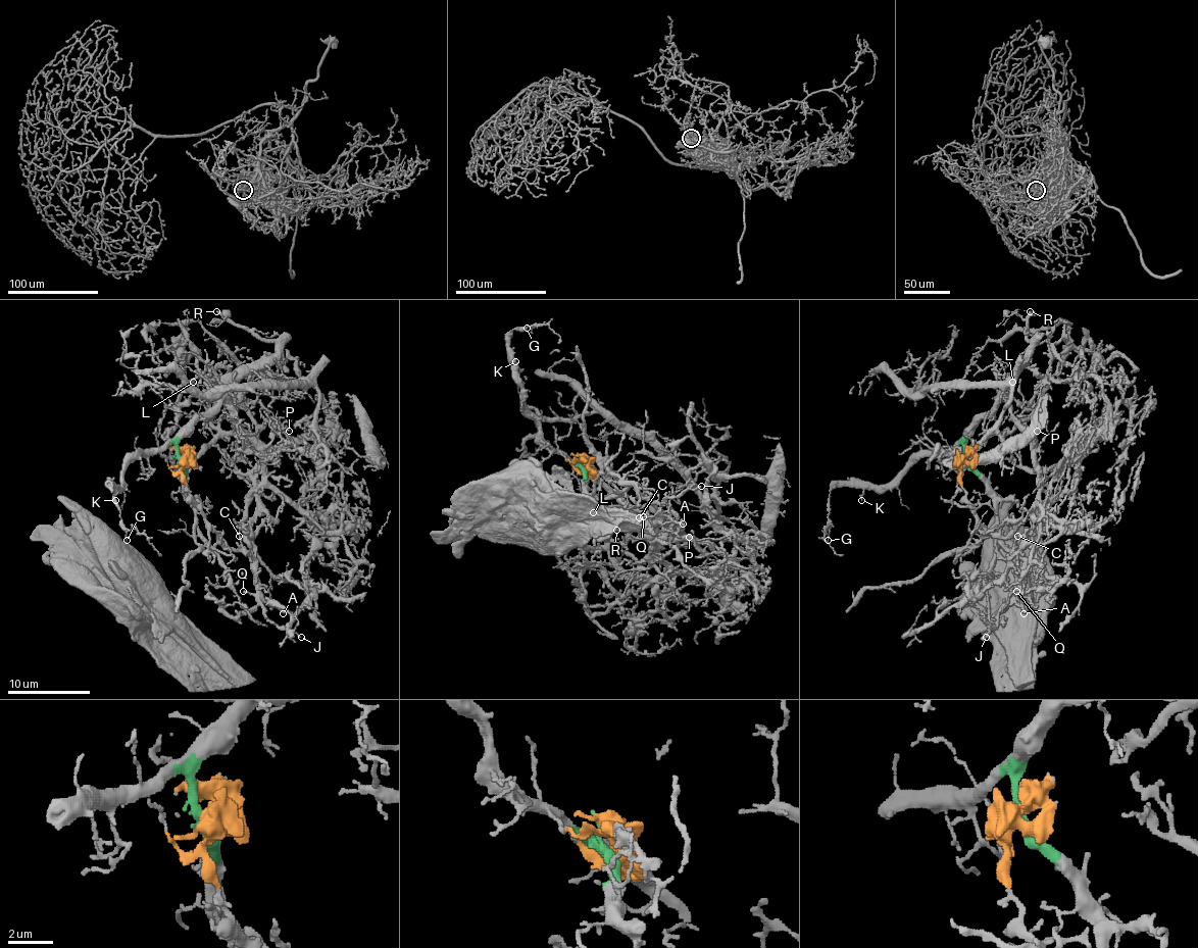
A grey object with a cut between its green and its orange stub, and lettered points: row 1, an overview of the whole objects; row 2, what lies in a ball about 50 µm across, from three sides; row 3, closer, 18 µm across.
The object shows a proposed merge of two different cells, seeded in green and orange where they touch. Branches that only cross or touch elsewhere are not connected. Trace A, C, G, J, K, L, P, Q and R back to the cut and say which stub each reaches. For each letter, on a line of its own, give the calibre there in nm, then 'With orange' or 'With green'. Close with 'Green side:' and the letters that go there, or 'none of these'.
A: Thickness 220 nm. With orange
C: Thickness 100 nm. With orange
G: Thickness 100 nm. With green
J: Thickness 140 nm. With orange
K: Thickness 170 nm. With green
L: Thickness 130 nm. With green
P: Thickness 140 nm. With green
Q: Thickness 160 nm. With orange
R: Thickness 220 nm. With green
Green side: G, K, L, P, R

